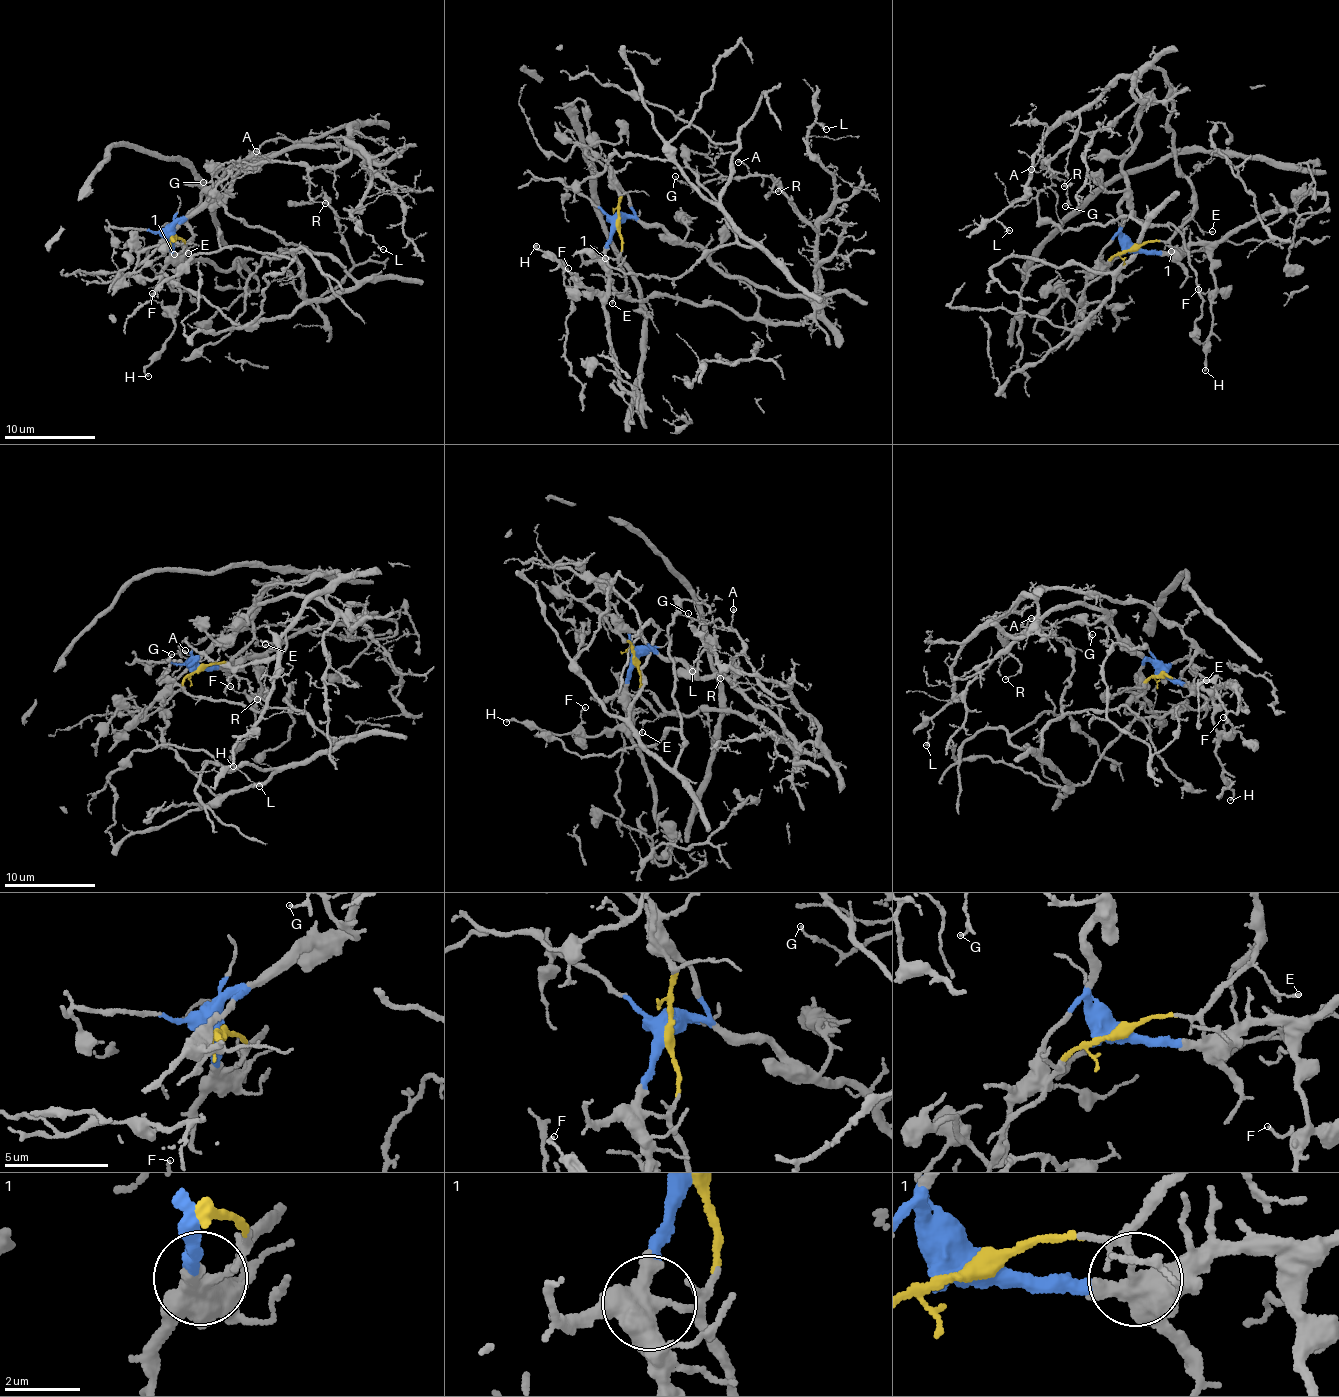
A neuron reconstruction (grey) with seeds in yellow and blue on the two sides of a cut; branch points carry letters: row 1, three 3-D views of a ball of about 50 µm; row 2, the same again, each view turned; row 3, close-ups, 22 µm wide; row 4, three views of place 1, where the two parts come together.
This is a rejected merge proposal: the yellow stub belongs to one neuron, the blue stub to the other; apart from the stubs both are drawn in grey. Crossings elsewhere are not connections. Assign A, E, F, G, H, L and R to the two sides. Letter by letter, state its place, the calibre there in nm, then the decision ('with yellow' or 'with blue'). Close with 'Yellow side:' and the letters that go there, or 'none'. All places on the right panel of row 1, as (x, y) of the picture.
A: at (1031, 169); 130 nm thick; with yellow
E: at (1212, 231); 110 nm thick; with yellow
F: at (1198, 289); 120 nm thick; with blue
G: at (1065, 206); 70 nm thick; with yellow
H: at (1205, 370); 150 nm thick; with blue
L: at (1009, 230); 130 nm thick; with yellow
R: at (1064, 186); 70 nm thick; with yellow
Yellow side: A, E, G, L, R

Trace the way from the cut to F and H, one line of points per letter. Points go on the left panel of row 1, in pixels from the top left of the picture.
F: (173, 238), (172, 252), (183, 262), (179, 271), (180, 298), (176, 305), (155, 301), (151, 293)
H: (173, 238), (172, 252), (185, 261), (172, 315), (175, 332), (159, 358), (144, 371), (149, 376)

